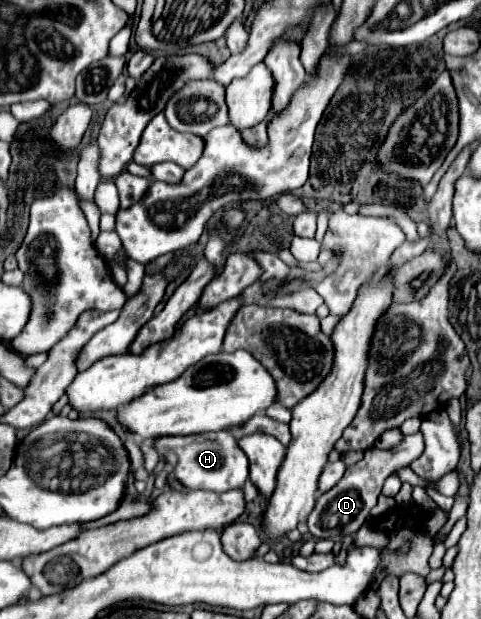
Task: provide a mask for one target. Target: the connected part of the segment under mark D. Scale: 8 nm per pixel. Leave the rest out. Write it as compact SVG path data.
M415 433L415 435L407 435L405 439L401 439L399 445L391 447L391 449L377 449L377 447L371 447L369 451L365 451L365 457L347 467L343 479L333 487L329 489L327 493L319 495L317 497L317 503L307 519L307 525L309 525L309 531L315 539L333 539L333 541L339 541L341 535L355 535L361 525L367 521L369 517L369 511L375 507L377 503L377 497L381 493L381 487L383 487L383 481L399 467L403 465L409 465L413 459L417 459L421 453L423 453L423 433Z

